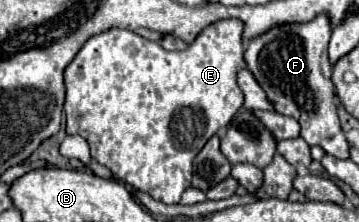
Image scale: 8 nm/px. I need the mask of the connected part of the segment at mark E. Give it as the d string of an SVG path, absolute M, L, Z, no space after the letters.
M222 19L212 23L210 27L206 27L194 43L190 43L190 47L186 51L166 51L160 43L148 41L140 35L136 35L130 29L108 29L104 33L92 35L84 47L78 51L78 55L74 57L74 61L66 67L64 71L64 83L66 83L66 103L64 103L64 113L66 113L66 133L68 135L80 135L88 141L90 145L90 153L92 159L98 161L100 165L106 165L120 181L146 191L150 197L154 197L156 201L162 203L178 203L180 195L184 193L184 189L190 187L190 179L192 179L192 161L194 157L200 153L200 149L206 145L206 141L216 135L218 131L226 129L228 123L232 121L232 117L236 115L236 111L242 107L244 103L244 95L236 83L236 73L244 67L244 45L242 45L242 23L238 19Z

